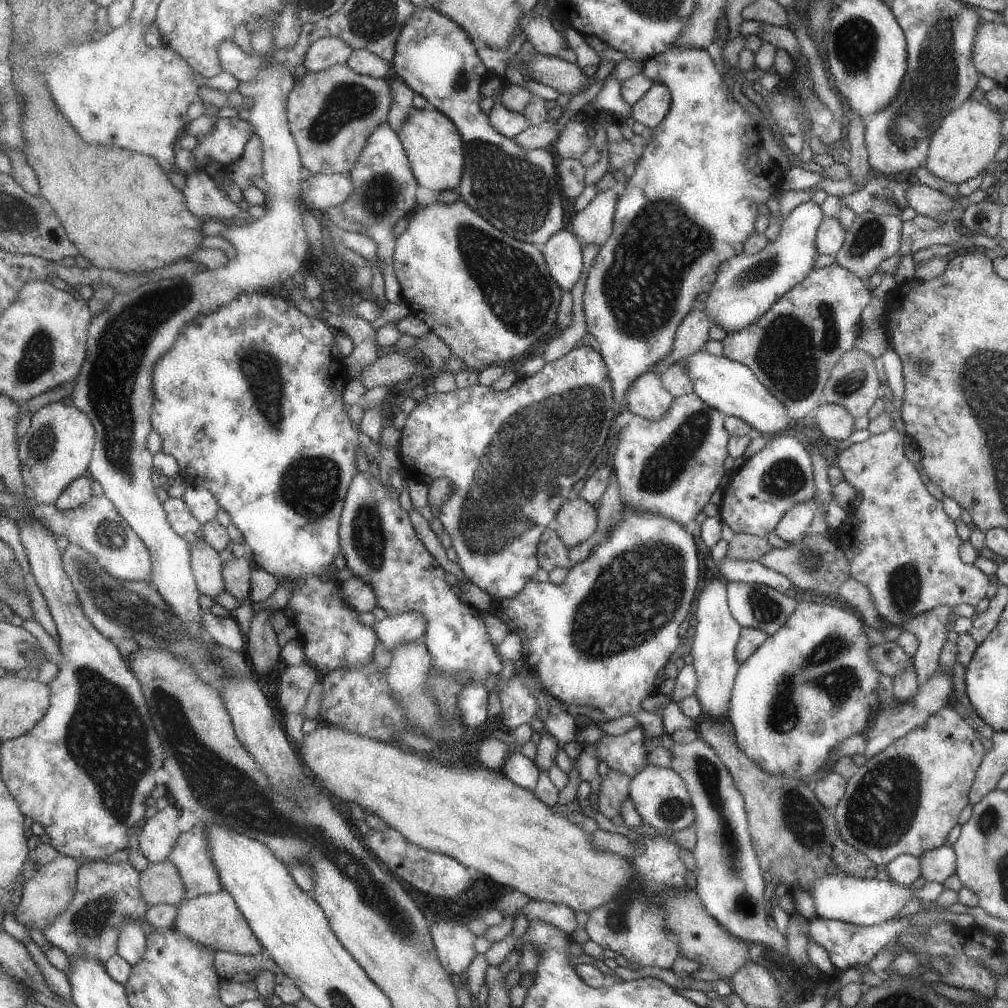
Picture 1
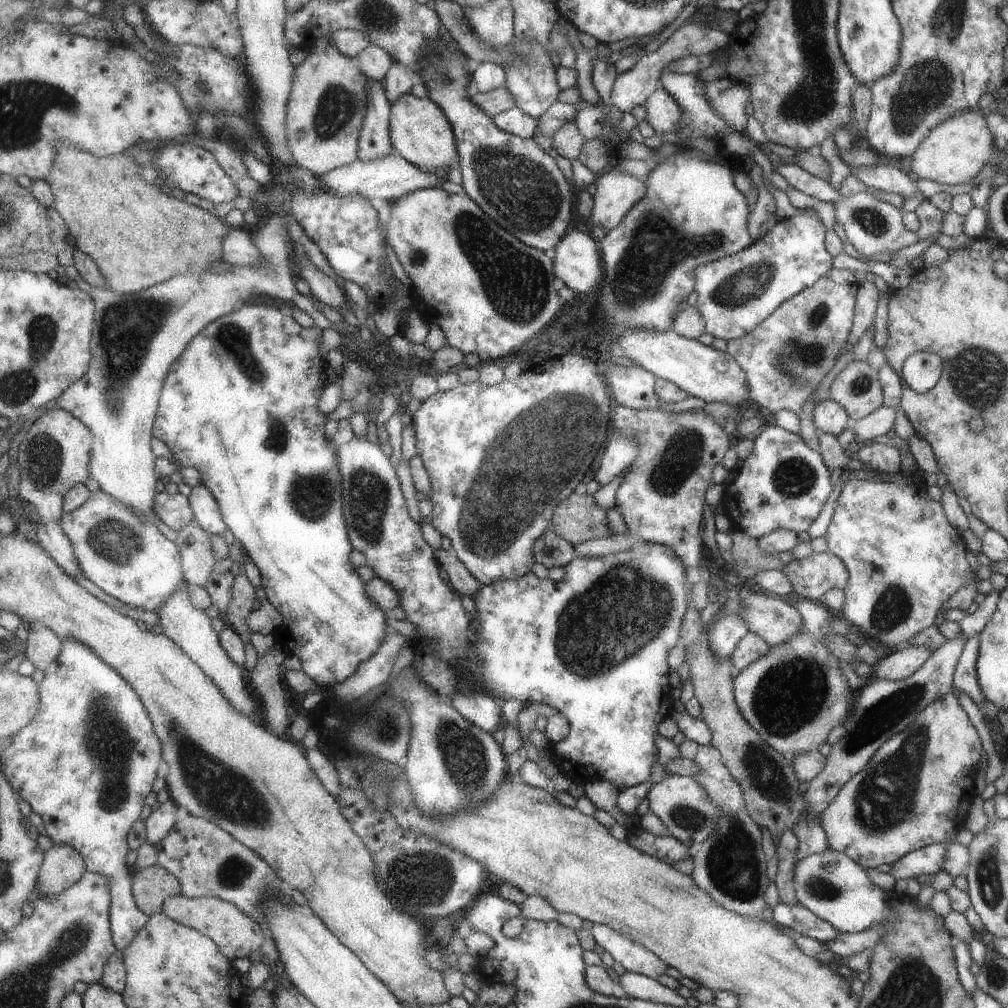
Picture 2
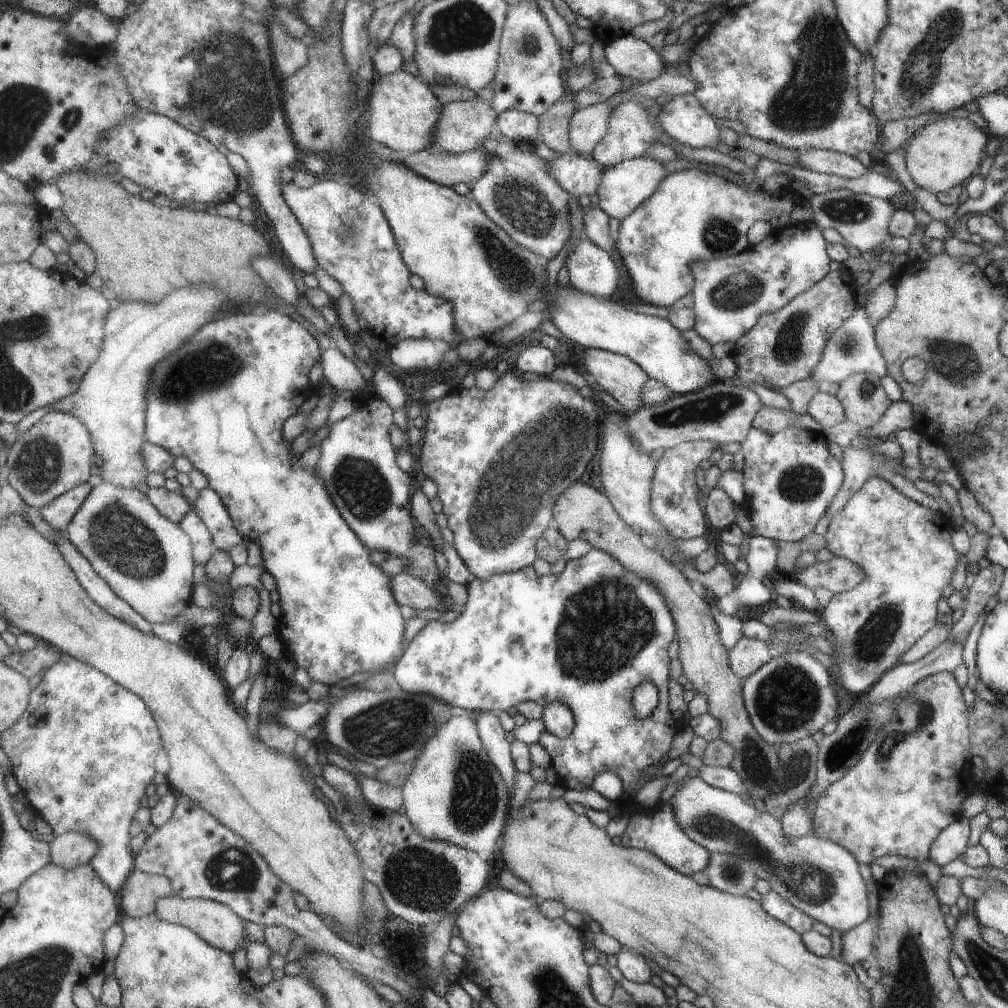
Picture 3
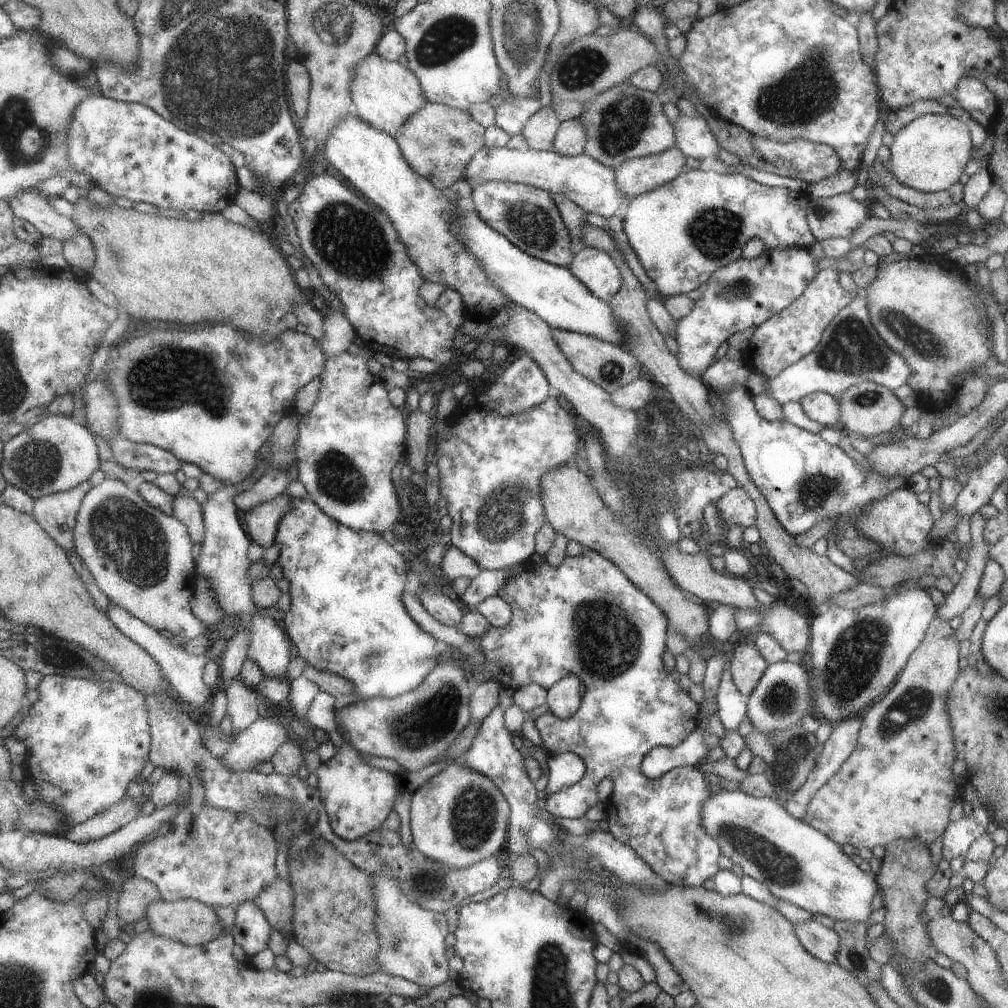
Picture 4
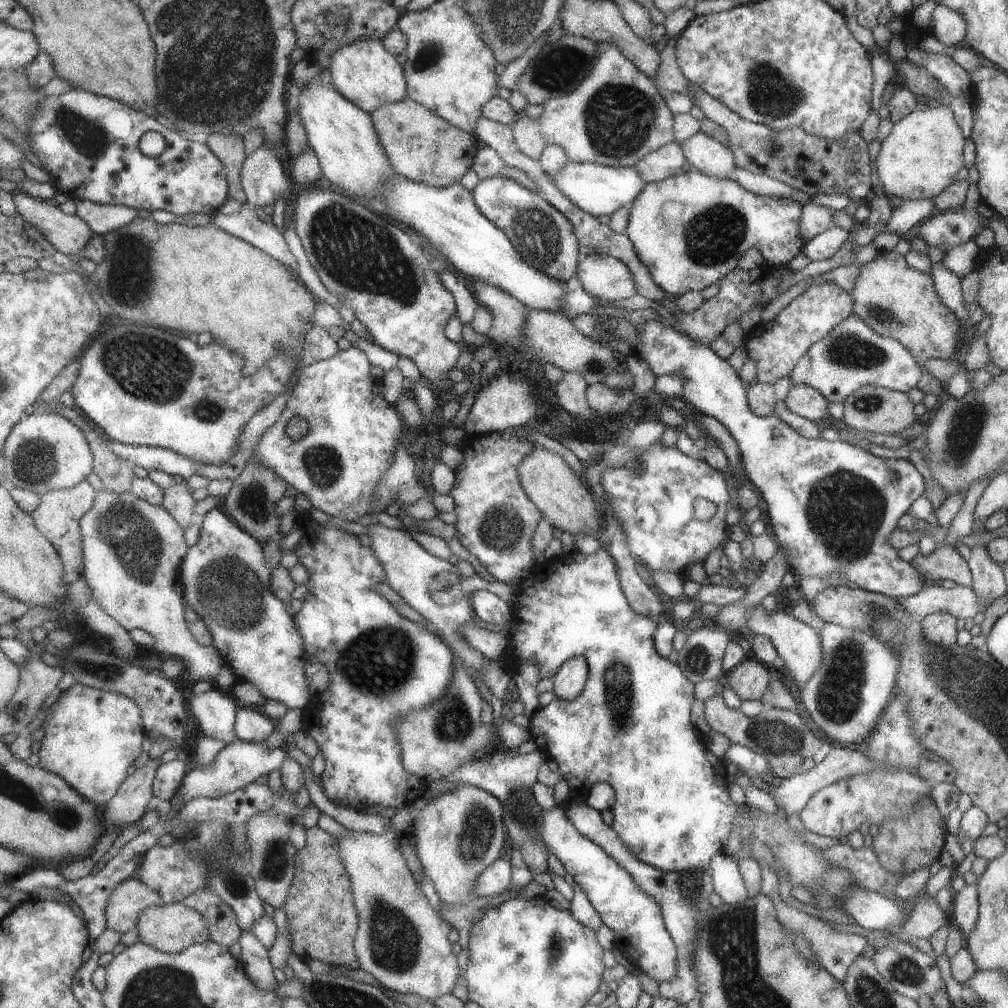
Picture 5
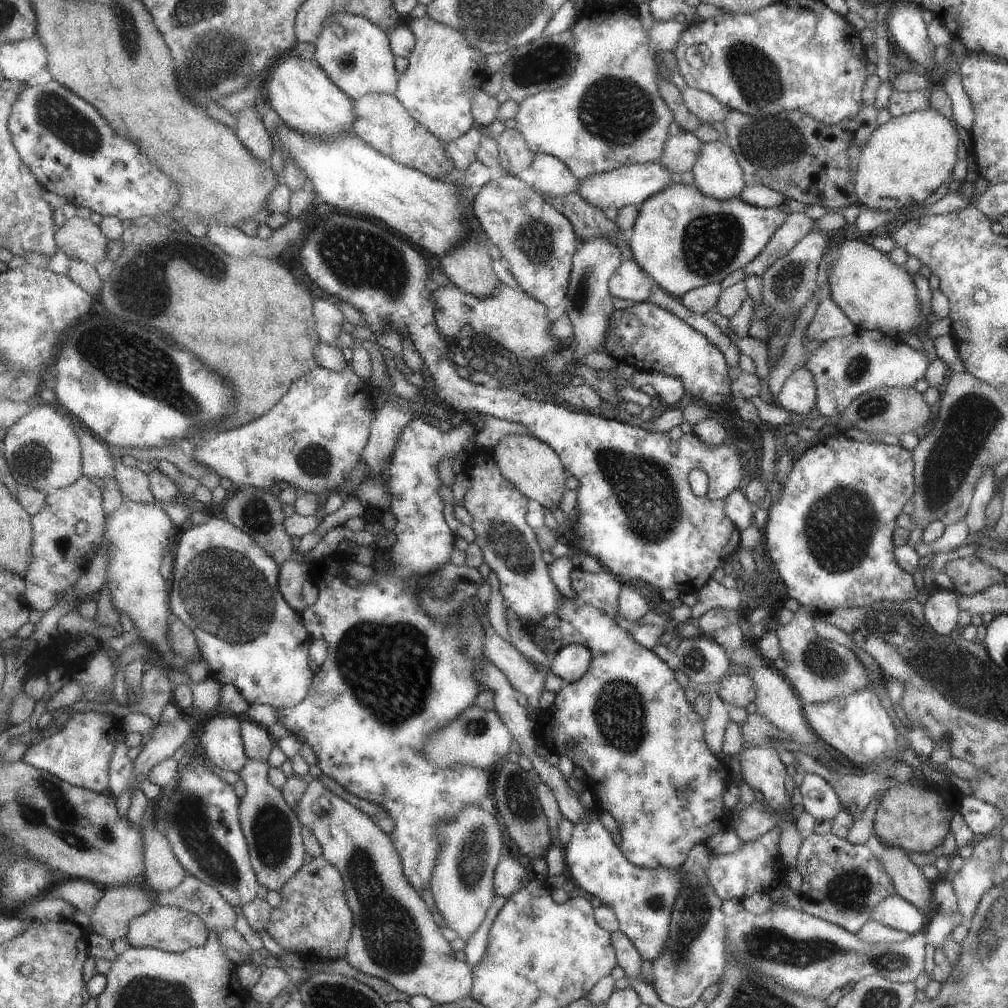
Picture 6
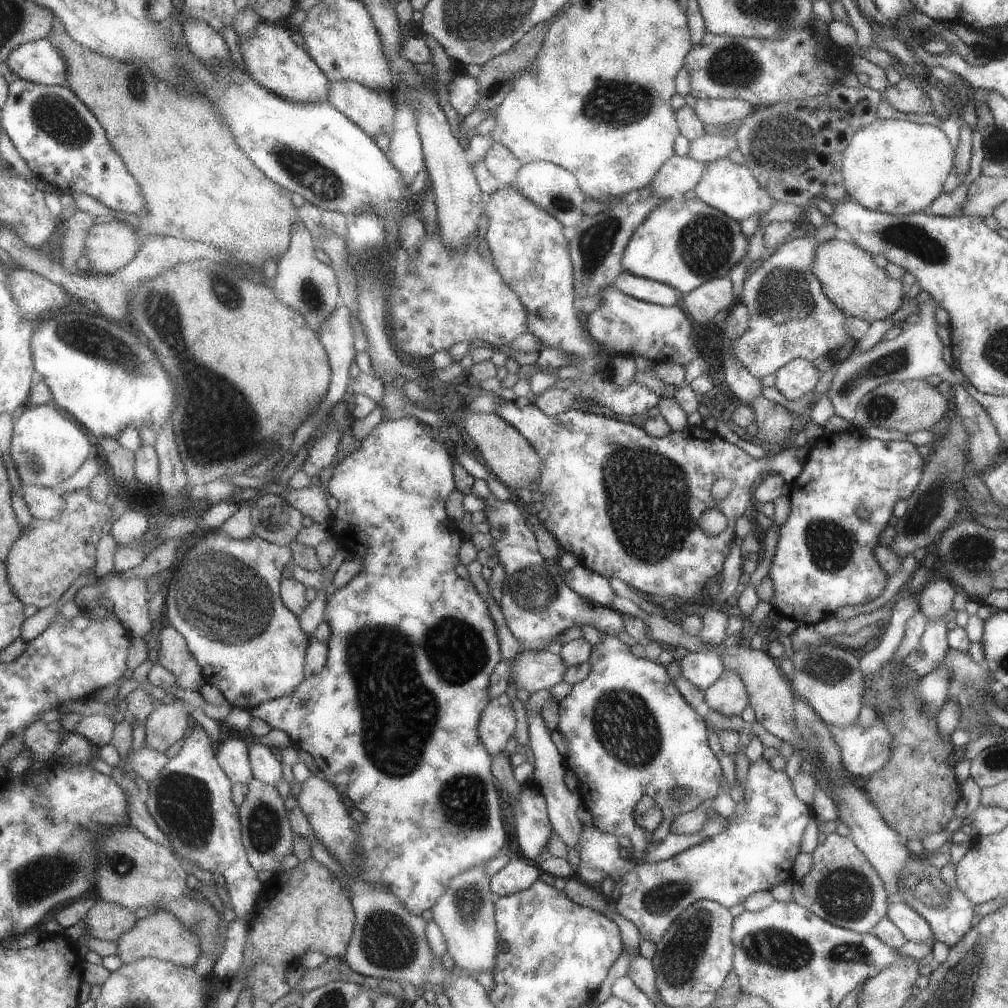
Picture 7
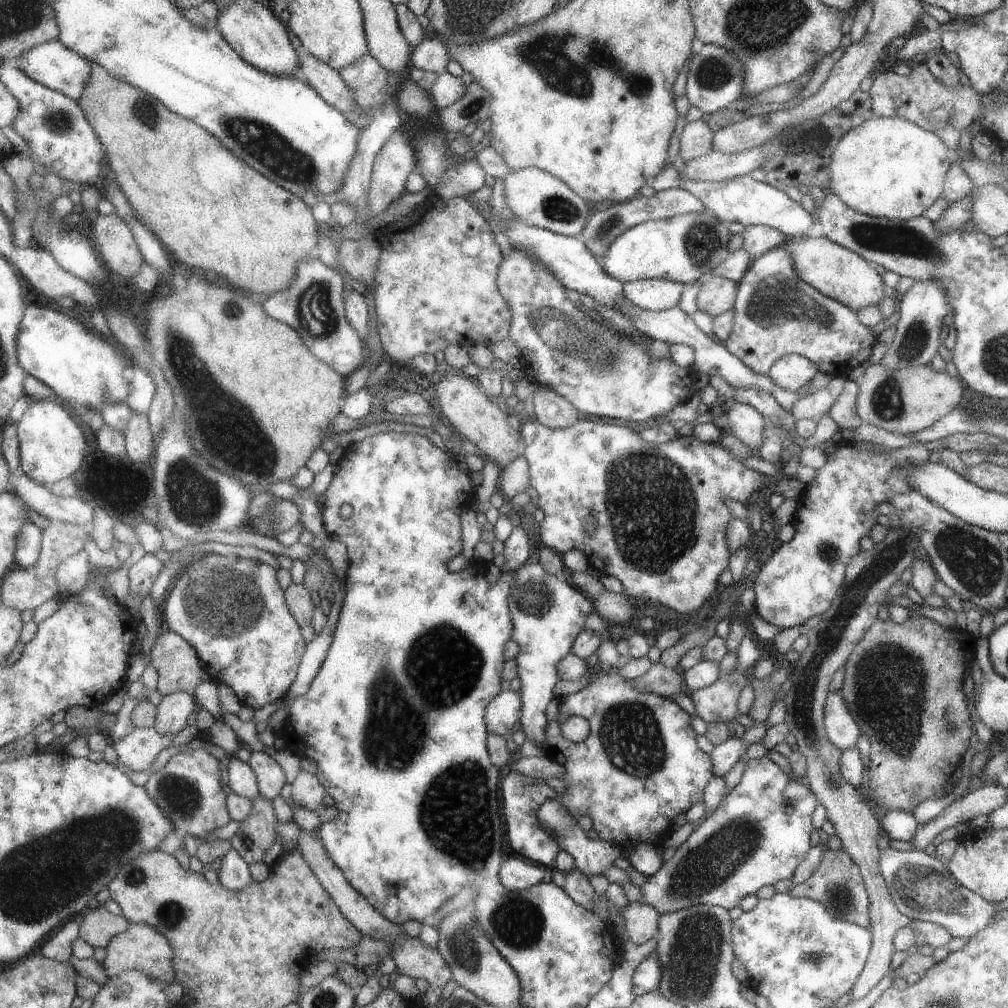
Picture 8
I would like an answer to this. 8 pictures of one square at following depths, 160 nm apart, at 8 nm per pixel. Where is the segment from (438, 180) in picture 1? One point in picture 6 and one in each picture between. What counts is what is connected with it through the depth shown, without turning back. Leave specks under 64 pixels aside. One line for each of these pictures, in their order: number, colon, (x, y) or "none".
2: (421, 132)
3: (403, 111)
4: (385, 93)
5: (365, 72)
6: (356, 53)

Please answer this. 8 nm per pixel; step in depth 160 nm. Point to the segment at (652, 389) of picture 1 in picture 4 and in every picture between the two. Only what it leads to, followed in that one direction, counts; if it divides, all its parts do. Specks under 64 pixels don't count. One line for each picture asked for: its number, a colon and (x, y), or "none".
2: (631, 386)
3: (619, 376)
4: (608, 365)

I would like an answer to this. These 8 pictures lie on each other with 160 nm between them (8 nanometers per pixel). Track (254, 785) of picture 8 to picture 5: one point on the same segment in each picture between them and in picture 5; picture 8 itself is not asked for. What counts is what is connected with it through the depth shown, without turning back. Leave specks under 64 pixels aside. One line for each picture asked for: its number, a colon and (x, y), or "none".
5: (215, 710)
6: (222, 741)
7: (233, 755)

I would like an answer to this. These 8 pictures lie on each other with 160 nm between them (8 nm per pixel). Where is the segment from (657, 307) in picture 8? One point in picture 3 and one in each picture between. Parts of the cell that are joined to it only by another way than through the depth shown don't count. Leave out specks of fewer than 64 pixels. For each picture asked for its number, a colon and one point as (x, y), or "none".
3: (592, 269)
4: (598, 270)
5: (604, 276)
6: (629, 282)
7: (646, 290)

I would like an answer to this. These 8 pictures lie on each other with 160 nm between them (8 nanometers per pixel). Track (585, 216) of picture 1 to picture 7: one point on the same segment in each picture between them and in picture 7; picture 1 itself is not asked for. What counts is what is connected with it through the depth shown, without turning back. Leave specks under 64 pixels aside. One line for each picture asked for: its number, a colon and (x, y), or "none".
2: (615, 192)
3: (623, 186)
4: (638, 175)
5: (666, 161)
6: (680, 152)
7: (704, 148)

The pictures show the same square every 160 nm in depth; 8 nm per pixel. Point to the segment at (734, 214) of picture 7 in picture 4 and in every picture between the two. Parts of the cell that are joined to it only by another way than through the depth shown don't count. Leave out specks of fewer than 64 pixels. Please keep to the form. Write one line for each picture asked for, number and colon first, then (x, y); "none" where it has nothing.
4: (693, 138)
5: (704, 154)
6: (716, 173)

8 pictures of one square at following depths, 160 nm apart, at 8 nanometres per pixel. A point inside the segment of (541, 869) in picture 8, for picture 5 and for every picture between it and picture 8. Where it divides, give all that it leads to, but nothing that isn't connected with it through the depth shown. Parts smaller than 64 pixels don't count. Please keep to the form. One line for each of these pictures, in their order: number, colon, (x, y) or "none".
5: (496, 879)
6: (510, 872)
7: (519, 873)

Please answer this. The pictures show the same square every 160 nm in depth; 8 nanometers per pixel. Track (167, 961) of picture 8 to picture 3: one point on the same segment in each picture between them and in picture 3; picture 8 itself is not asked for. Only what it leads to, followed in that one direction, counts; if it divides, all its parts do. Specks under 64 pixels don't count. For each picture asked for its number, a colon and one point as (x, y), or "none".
3: (215, 922)
4: (195, 923)
5: (173, 927)
6: (170, 928)
7: (162, 935)

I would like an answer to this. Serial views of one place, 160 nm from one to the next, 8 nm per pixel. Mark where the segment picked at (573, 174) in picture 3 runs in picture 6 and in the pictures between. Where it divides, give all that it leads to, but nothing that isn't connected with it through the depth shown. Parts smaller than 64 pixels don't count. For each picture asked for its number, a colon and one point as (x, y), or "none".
4: (591, 184)
5: (598, 189)
6: (631, 185)

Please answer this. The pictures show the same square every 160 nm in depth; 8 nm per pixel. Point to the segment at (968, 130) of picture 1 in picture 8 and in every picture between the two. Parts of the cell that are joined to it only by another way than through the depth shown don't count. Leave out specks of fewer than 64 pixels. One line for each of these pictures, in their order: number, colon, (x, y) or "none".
2: (953, 152)
3: (942, 154)
4: (928, 154)
5: (922, 152)
6: (903, 161)
7: (892, 166)
8: (887, 167)

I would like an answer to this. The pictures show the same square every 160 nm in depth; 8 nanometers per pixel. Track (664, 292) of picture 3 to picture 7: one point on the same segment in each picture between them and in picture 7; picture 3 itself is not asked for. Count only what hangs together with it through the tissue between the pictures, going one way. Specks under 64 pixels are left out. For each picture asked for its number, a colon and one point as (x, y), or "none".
4: (681, 231)
5: (689, 230)
6: (682, 239)
7: (682, 242)

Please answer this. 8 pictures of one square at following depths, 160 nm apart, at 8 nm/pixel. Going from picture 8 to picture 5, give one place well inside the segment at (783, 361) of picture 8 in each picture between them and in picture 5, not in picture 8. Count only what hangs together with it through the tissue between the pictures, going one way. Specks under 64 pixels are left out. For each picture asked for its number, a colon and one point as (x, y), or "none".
5: (802, 400)
6: (797, 394)
7: (794, 379)

